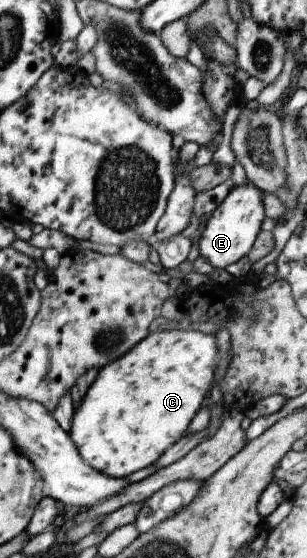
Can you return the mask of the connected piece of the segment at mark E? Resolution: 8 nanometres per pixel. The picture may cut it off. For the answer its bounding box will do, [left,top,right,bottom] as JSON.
[197,183,263,269]

